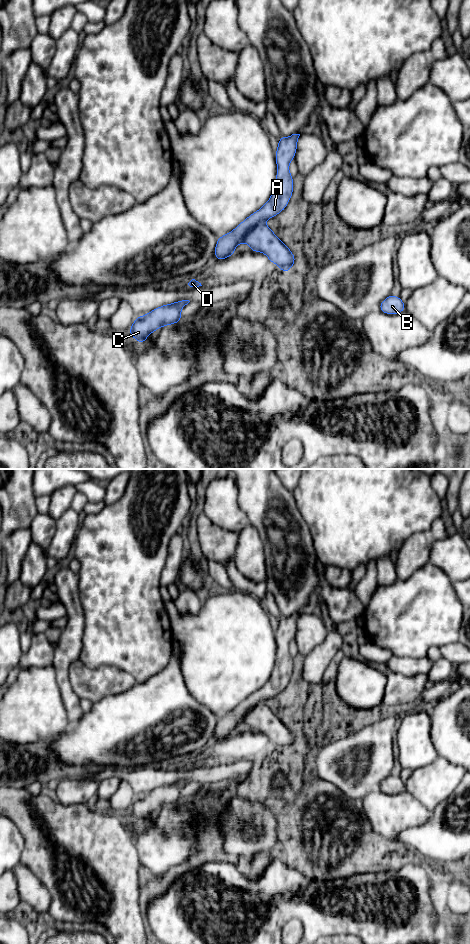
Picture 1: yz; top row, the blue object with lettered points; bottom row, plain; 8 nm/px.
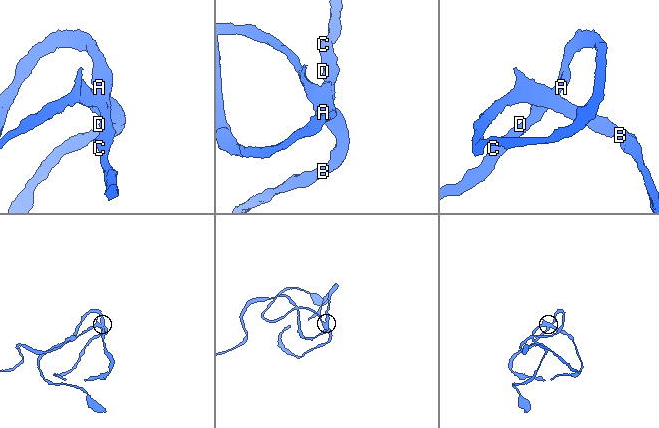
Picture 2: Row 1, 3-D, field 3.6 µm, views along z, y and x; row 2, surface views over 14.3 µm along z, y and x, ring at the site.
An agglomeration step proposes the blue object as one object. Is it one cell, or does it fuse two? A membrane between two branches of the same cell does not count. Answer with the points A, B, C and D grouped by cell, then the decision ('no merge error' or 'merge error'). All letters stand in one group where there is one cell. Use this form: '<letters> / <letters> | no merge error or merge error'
A B C D | no merge error

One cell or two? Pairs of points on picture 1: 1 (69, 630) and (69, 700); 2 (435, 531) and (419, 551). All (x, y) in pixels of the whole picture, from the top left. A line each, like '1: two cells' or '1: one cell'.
1: one cell
2: one cell

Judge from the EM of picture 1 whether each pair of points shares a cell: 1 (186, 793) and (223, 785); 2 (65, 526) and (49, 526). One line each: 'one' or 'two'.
1: one
2: two

